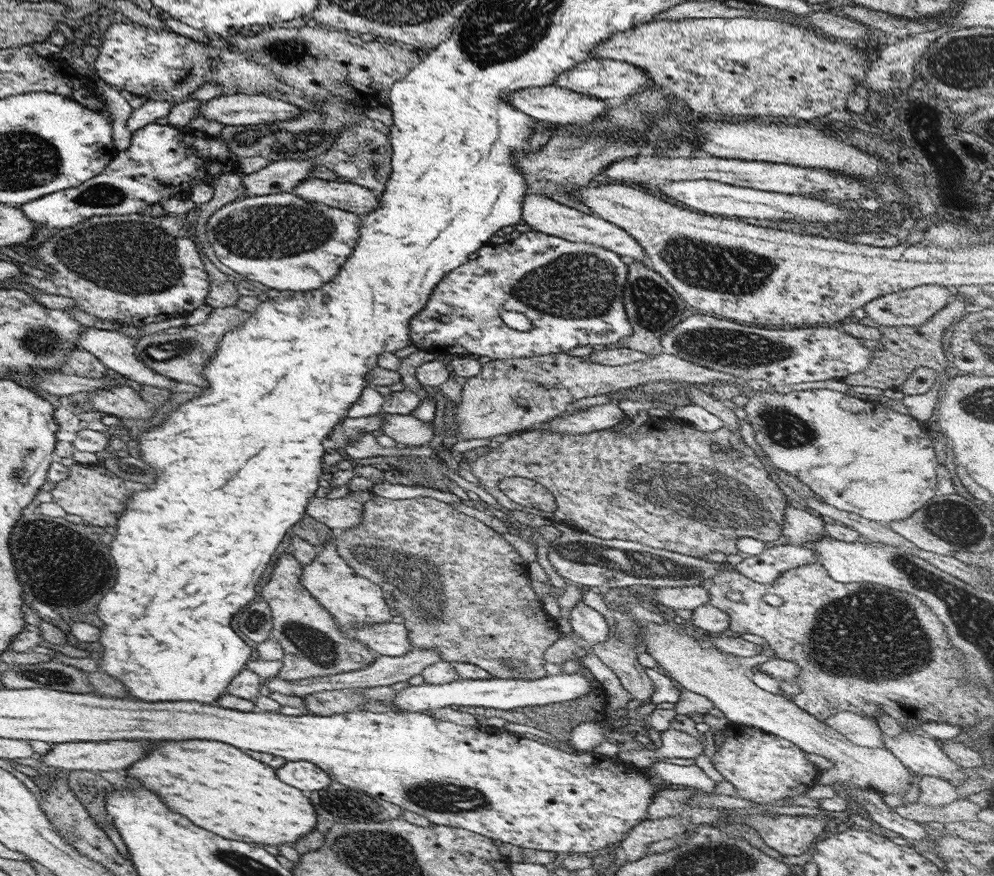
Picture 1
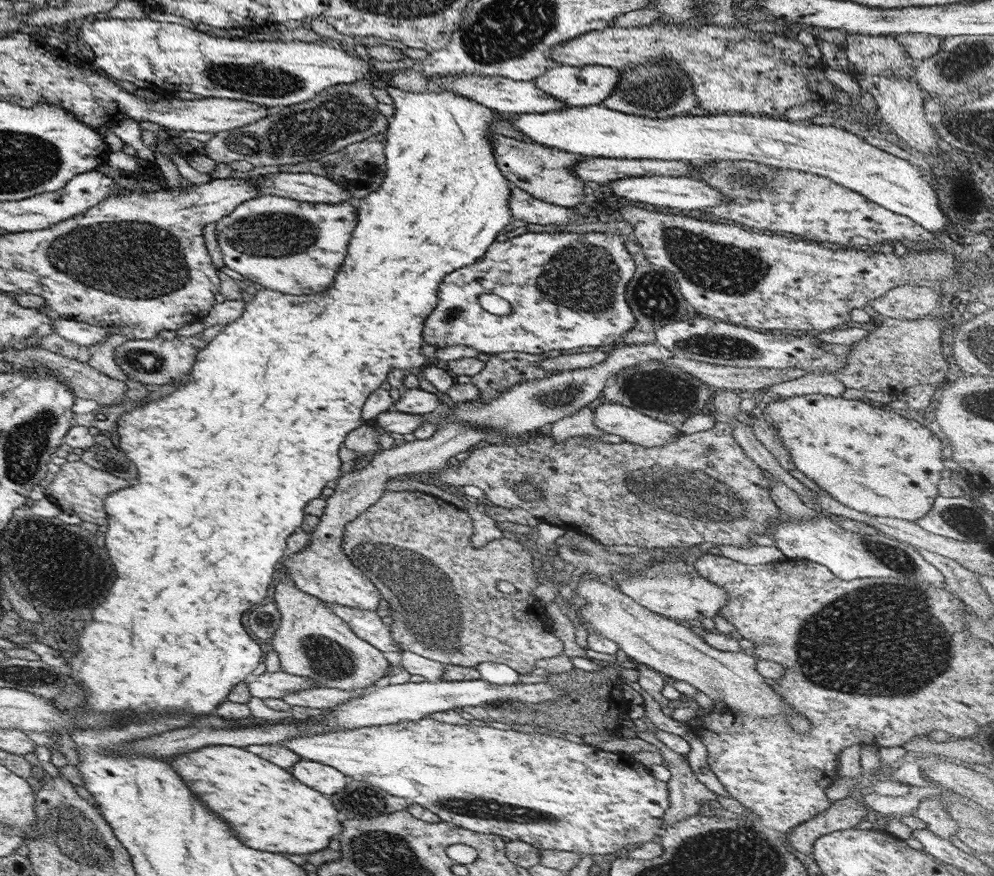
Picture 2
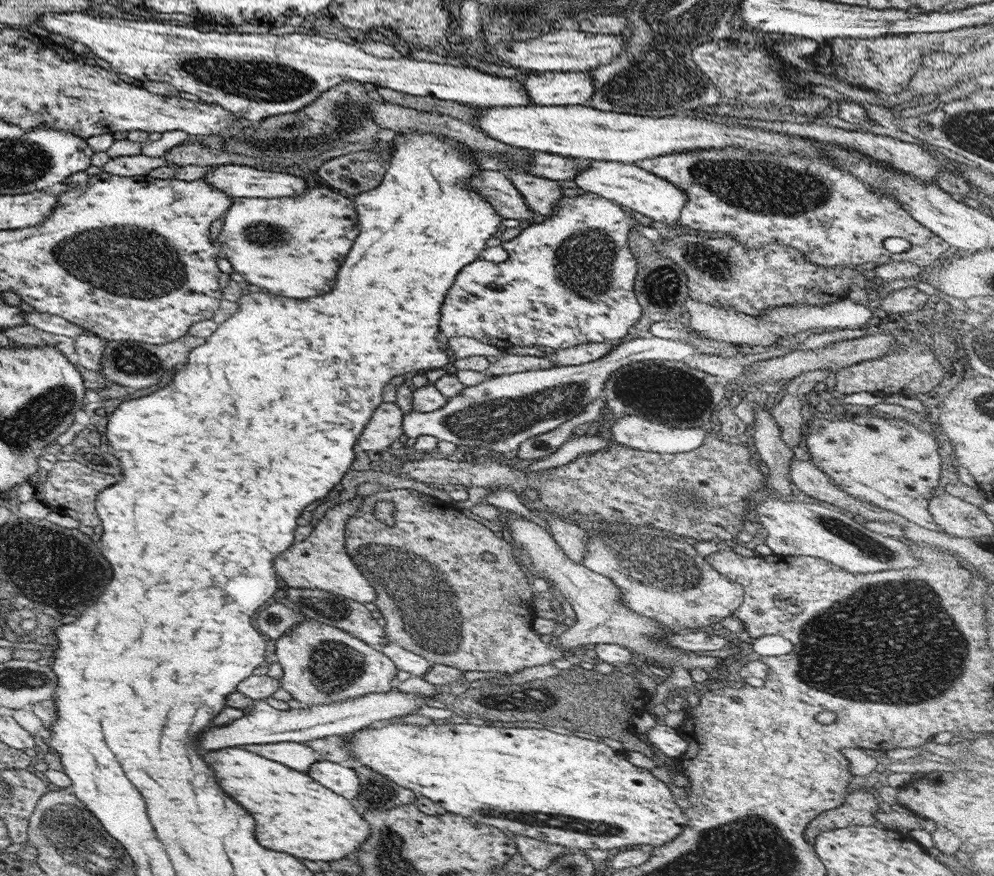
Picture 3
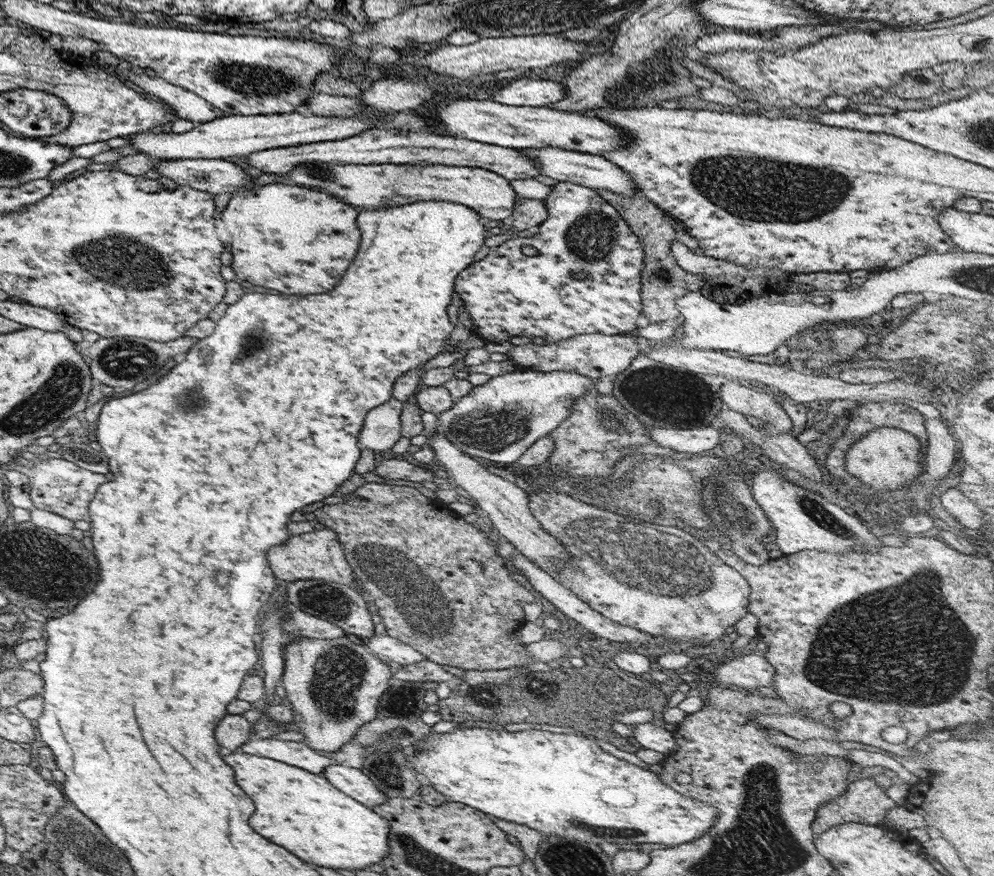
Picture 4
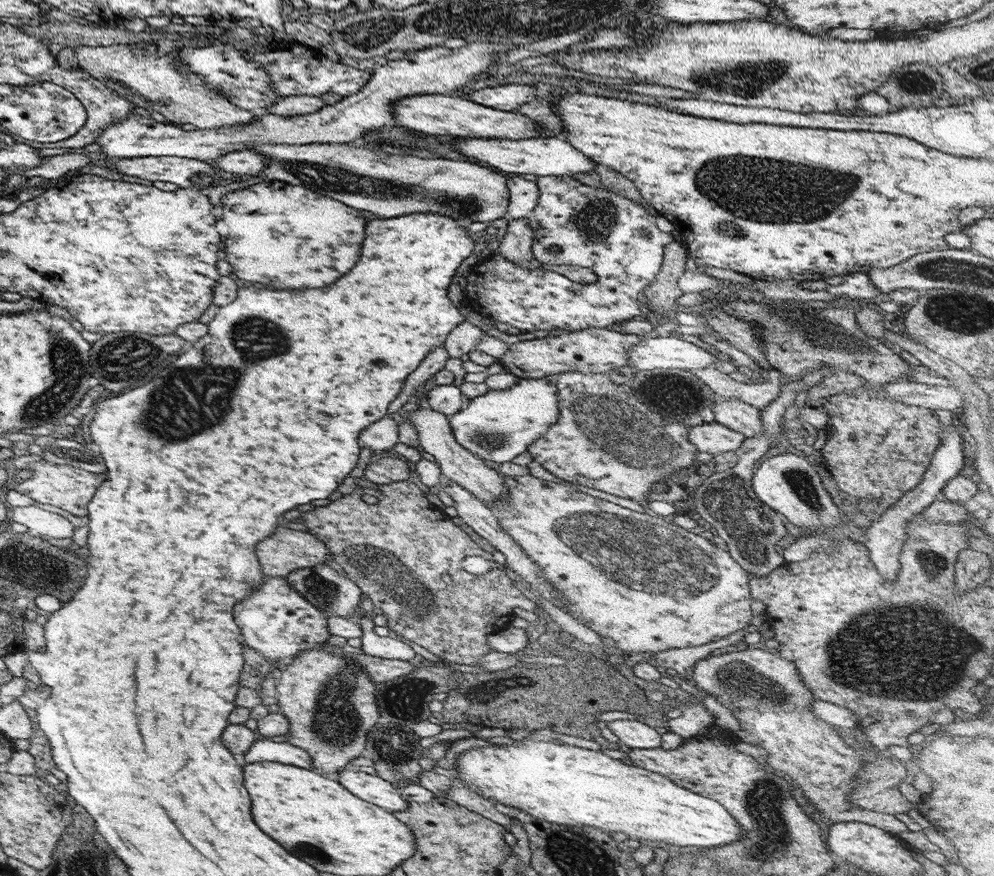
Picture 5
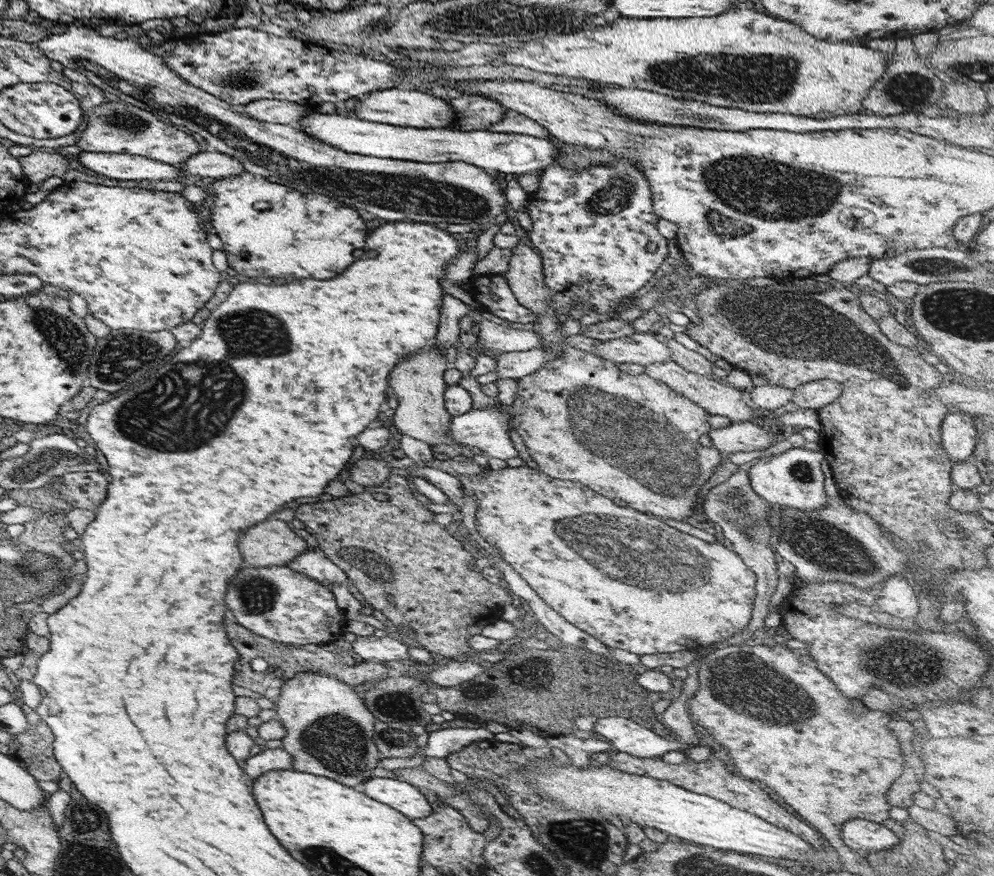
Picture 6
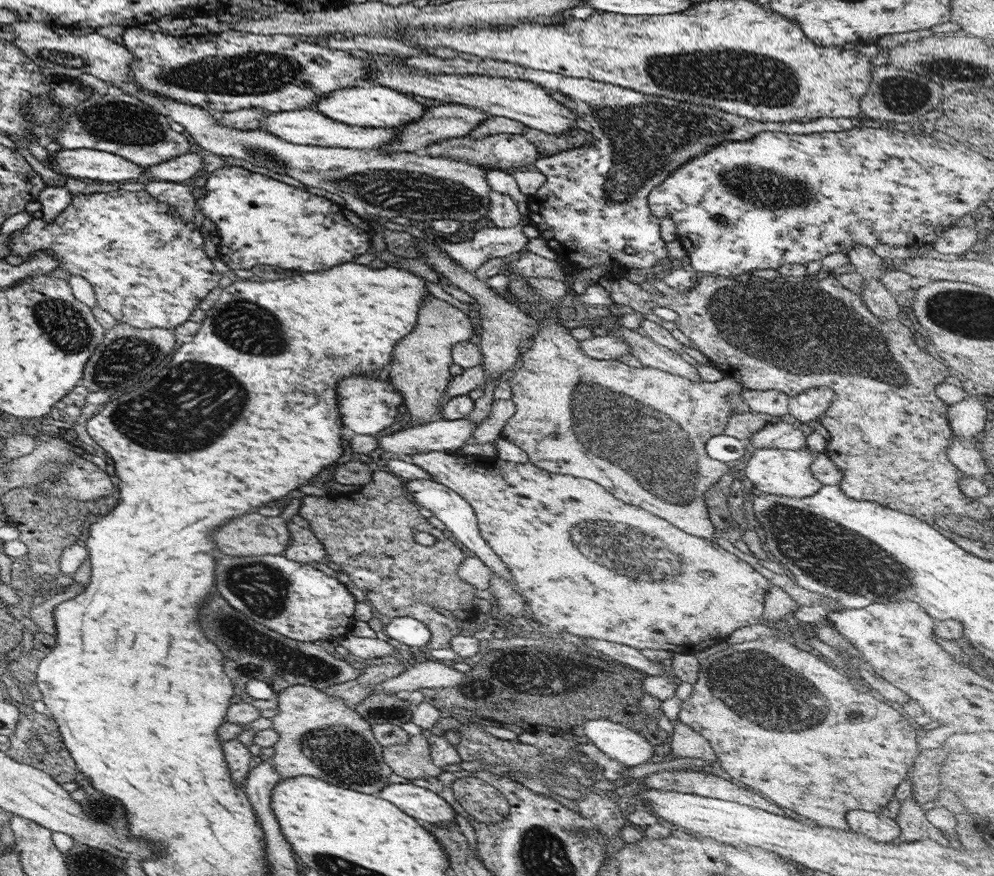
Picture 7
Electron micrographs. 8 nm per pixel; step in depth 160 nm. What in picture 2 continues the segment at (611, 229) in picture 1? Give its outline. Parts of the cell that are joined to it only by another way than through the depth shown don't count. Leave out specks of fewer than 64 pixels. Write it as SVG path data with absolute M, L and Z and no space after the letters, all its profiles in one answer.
M512 185L509 187L508 209L513 219L522 220L526 224L554 224L564 227L579 222L579 216L568 208L535 199Z

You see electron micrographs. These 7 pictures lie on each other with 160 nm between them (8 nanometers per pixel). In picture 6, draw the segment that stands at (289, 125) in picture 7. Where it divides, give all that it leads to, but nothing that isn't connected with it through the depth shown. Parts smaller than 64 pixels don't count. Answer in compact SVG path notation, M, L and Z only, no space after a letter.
M311 113L302 116L296 127L310 137L348 153L377 158L412 160L413 162L444 163L461 161L501 174L534 174L555 164L558 148L549 140L524 134L494 133L487 130L413 128L371 122L338 114Z

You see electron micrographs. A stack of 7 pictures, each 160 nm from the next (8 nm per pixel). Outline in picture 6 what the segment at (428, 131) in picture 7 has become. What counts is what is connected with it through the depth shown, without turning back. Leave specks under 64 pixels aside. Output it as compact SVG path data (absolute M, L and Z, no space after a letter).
M471 93L449 99L448 103L456 112L456 124L449 129L458 131L484 130L504 115L504 106L496 100Z

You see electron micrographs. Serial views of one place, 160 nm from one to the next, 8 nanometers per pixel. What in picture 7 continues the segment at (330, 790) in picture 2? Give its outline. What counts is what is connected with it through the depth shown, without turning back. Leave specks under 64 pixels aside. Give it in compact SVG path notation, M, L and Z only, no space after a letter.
M387 783L377 792L379 798L394 804L401 812L420 823L451 823L455 826L450 804L426 788L411 783Z

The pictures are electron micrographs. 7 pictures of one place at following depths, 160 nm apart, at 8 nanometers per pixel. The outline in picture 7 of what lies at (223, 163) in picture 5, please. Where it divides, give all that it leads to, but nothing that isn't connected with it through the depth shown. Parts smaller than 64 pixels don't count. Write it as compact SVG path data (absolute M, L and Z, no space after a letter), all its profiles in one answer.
M197 150L144 167L147 180L184 183L195 174L203 173L202 154Z

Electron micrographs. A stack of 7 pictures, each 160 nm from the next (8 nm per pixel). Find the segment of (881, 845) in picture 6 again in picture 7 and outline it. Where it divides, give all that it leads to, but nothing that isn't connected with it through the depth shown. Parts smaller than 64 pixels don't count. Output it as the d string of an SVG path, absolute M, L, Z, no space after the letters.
M849 810L845 813L845 820L848 830L862 834L873 842L892 842L900 833L897 823L882 812Z

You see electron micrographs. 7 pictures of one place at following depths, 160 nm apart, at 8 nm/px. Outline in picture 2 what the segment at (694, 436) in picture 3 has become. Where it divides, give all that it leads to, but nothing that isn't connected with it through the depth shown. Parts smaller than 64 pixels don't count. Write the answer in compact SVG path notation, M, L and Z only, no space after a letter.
M601 404L593 410L593 430L603 434L617 435L625 442L632 442L645 448L664 445L683 432L641 412L619 404Z

